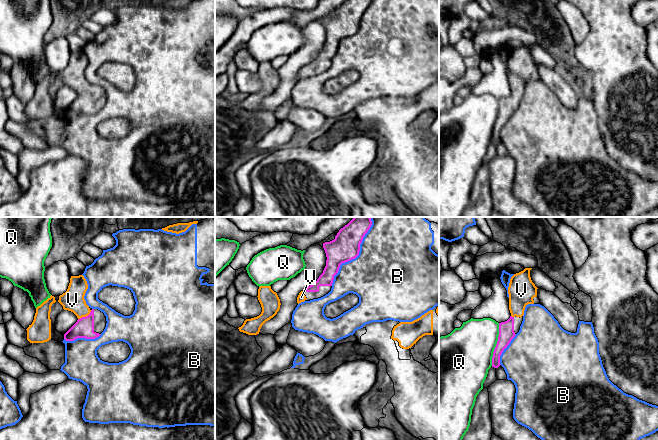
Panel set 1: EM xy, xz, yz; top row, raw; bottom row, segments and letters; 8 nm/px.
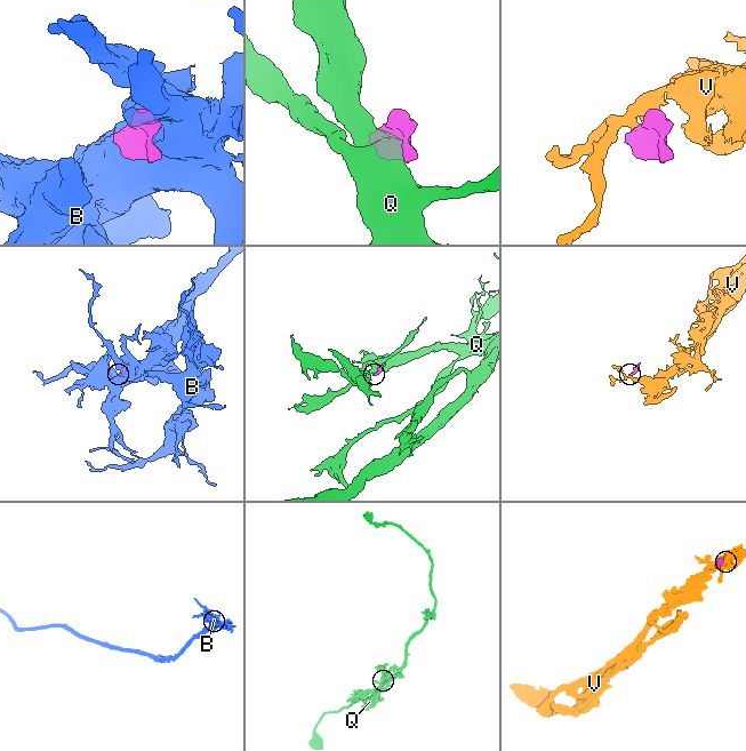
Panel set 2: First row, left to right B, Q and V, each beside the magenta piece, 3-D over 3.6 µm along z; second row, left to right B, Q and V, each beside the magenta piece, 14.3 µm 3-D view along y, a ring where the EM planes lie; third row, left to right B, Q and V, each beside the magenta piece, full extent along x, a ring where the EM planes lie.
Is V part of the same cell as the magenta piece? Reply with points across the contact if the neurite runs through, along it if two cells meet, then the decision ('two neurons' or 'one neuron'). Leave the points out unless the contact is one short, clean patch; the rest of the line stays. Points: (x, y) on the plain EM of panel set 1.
across xy (84, 103), (86, 92), (72, 76) | one neuron

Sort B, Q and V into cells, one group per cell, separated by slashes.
B / Q / V

